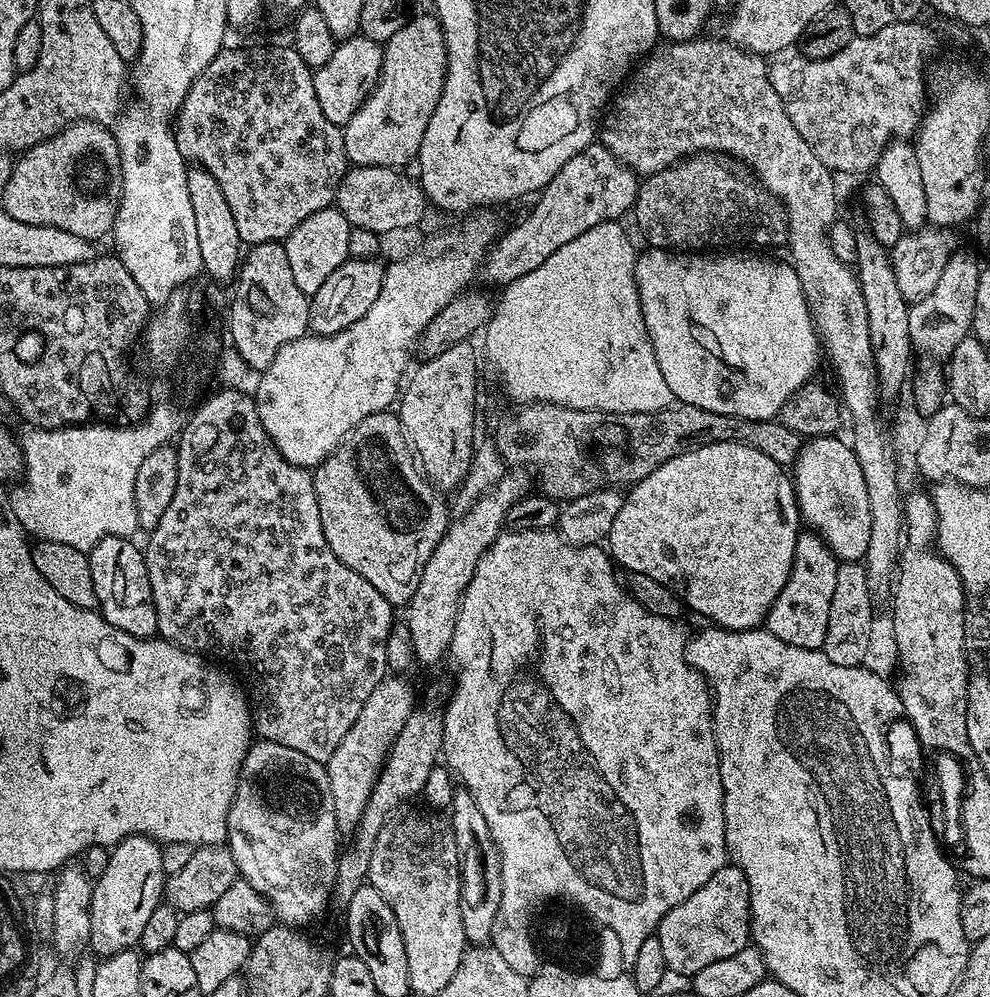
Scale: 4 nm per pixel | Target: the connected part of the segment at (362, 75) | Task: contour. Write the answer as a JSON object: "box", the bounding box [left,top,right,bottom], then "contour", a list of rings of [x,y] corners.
{"box":[314,34,384,125],"contour":[[[359,34],[350,36],[346,40],[337,43],[334,54],[326,61],[326,66],[315,69],[314,94],[318,94],[318,103],[322,105],[322,114],[330,118],[330,122],[345,125],[354,118],[354,114],[366,102],[366,98],[374,90],[378,78],[382,74],[382,62],[384,61],[383,47],[370,38]]]}

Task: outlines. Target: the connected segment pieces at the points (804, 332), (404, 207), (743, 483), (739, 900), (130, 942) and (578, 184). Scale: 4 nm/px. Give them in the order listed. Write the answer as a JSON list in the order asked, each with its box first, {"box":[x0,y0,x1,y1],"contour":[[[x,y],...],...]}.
[{"box":[636,246,822,420],"contour":[[[651,246],[645,247],[637,255],[636,258],[636,285],[638,286],[638,298],[642,302],[642,318],[646,322],[646,330],[650,334],[650,342],[654,346],[654,358],[658,358],[658,367],[662,370],[662,378],[666,378],[666,386],[670,386],[673,397],[679,403],[689,404],[690,406],[698,406],[702,410],[714,410],[714,414],[730,414],[731,416],[737,416],[738,418],[746,418],[747,420],[775,420],[780,415],[782,406],[786,406],[786,398],[790,398],[795,394],[799,388],[803,388],[805,384],[809,383],[813,379],[812,376],[816,372],[816,363],[819,362],[822,344],[818,339],[818,333],[816,331],[816,325],[812,322],[812,311],[808,309],[808,300],[804,296],[802,290],[802,282],[798,278],[795,267],[791,263],[783,264],[780,260],[771,260],[771,255],[768,254],[752,254],[756,256],[743,256],[743,251],[740,250],[720,250],[715,254],[705,254],[700,250],[669,250],[667,248],[654,248]]]},{"box":[334,166,430,234],"contour":[[[352,166],[338,186],[334,207],[352,227],[387,234],[395,228],[414,227],[423,218],[424,211],[430,208],[430,201],[419,179],[412,179],[404,170],[382,166]]]},{"box":[606,442,802,632],"contour":[[[718,442],[695,448],[686,454],[678,454],[678,458],[662,462],[662,466],[654,470],[654,474],[646,474],[646,478],[631,485],[622,502],[622,510],[618,510],[618,518],[614,518],[614,526],[610,526],[606,548],[621,569],[646,574],[646,578],[662,582],[662,586],[674,590],[687,607],[689,604],[698,615],[705,616],[708,619],[705,621],[711,622],[715,627],[741,632],[759,628],[767,621],[768,612],[774,606],[778,594],[782,594],[782,586],[786,586],[786,578],[790,578],[790,570],[794,566],[794,546],[801,531],[802,521],[800,508],[796,505],[796,489],[792,487],[792,477],[786,471],[785,465],[774,462],[774,458],[766,458],[766,454],[750,446],[742,446],[738,442]]]},{"box":[658,862,751,977],"contour":[[[731,862],[718,870],[706,886],[694,890],[686,902],[678,902],[678,906],[662,918],[658,929],[668,970],[688,977],[721,958],[730,958],[730,954],[738,954],[738,950],[749,947],[751,934],[750,886],[746,882],[746,874],[742,874],[742,870]]]},{"box":[90,836,166,958],"contour":[[[125,836],[124,840],[110,851],[106,870],[94,880],[92,885],[92,905],[90,906],[90,948],[97,957],[107,958],[127,948],[136,948],[142,938],[142,930],[150,914],[162,903],[166,873],[163,868],[164,849],[148,836]]]},{"box":[482,144,639,286],"contour":[[[587,144],[540,189],[535,197],[536,205],[528,216],[522,217],[491,245],[482,265],[482,280],[484,276],[486,283],[503,286],[522,278],[522,274],[530,274],[530,270],[542,266],[554,250],[566,246],[566,242],[574,242],[578,234],[586,234],[586,230],[594,230],[599,224],[619,221],[627,212],[629,215],[635,209],[639,189],[637,173],[614,158],[603,144]]]}]

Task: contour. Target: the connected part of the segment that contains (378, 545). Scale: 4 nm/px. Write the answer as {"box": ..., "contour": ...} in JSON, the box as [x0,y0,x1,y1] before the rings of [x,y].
{"box":[312,410,450,606],"contour":[[[392,410],[370,414],[370,418],[362,421],[336,447],[336,451],[331,452],[315,468],[312,481],[314,482],[314,494],[318,498],[318,514],[322,518],[322,534],[326,534],[326,542],[330,546],[330,550],[334,550],[337,558],[346,566],[350,566],[350,570],[362,574],[362,578],[366,578],[366,582],[370,582],[370,586],[374,586],[374,590],[378,590],[378,594],[382,594],[382,598],[389,600],[393,606],[407,606],[411,602],[414,592],[418,589],[419,579],[422,578],[423,568],[426,566],[427,560],[434,554],[435,547],[438,546],[450,525],[450,517],[448,518],[448,508],[444,505],[443,498],[440,497],[443,495],[428,483],[424,473],[420,471],[414,459],[414,453],[408,447],[408,440],[405,438],[404,431],[400,425],[399,415]]]}

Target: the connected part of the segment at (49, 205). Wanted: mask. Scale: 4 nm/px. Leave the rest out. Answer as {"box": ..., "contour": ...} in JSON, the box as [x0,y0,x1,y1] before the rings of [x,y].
{"box":[2,120,122,242],"contour":[[[80,120],[76,124],[69,124],[67,128],[63,128],[58,134],[54,134],[46,142],[42,142],[38,146],[28,149],[13,163],[12,173],[10,174],[10,182],[6,182],[6,190],[2,194],[2,210],[6,214],[10,214],[10,218],[18,218],[18,222],[30,222],[30,226],[58,226],[58,230],[70,230],[70,234],[78,234],[80,238],[86,238],[93,242],[100,242],[103,236],[107,237],[112,231],[116,215],[118,214],[118,206],[120,205],[120,191],[122,186],[122,166],[120,165],[120,151],[118,150],[118,142],[111,127],[103,124],[96,124],[92,120]]]}

